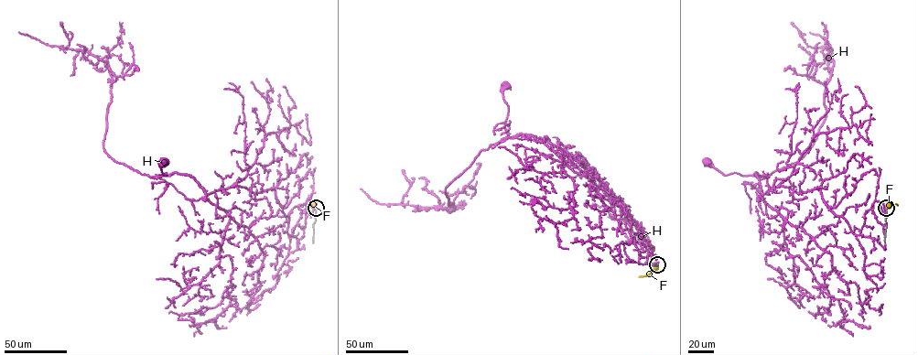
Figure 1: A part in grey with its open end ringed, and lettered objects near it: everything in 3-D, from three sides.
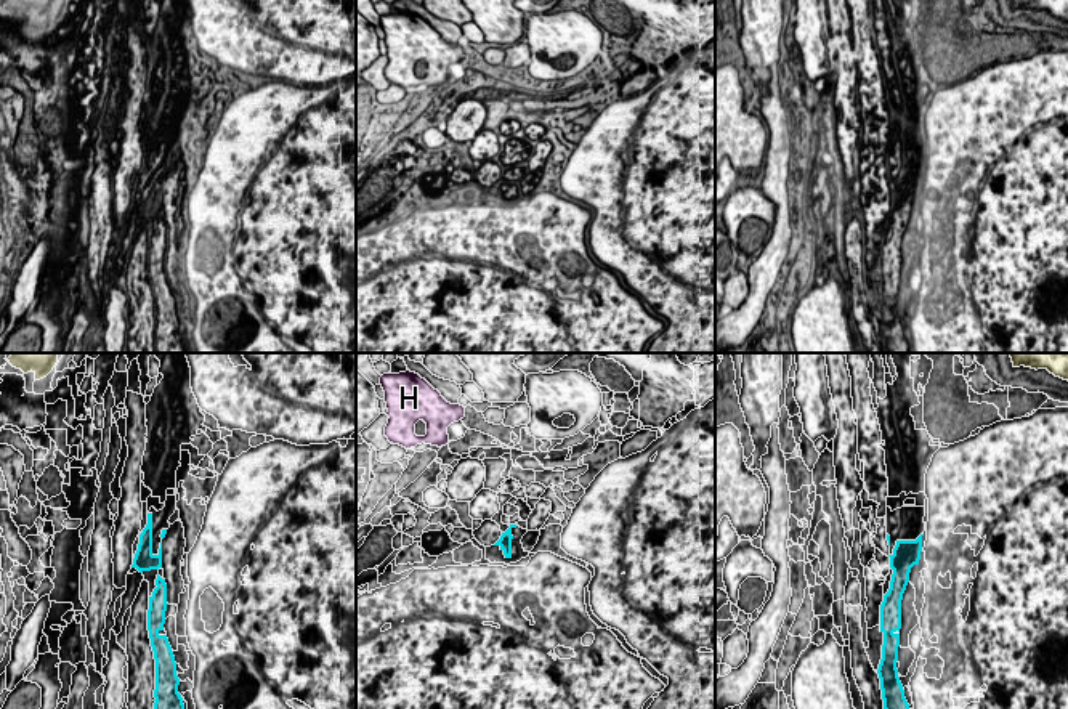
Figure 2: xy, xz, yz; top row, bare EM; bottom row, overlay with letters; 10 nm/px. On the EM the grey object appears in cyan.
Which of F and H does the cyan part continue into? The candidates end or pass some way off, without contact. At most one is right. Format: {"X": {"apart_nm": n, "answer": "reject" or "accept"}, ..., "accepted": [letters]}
{"F": {"apart_nm": 1700, "answer": "reject"}, "H": {"apart_nm": 1050, "answer": "reject"}, "accepted": []}

